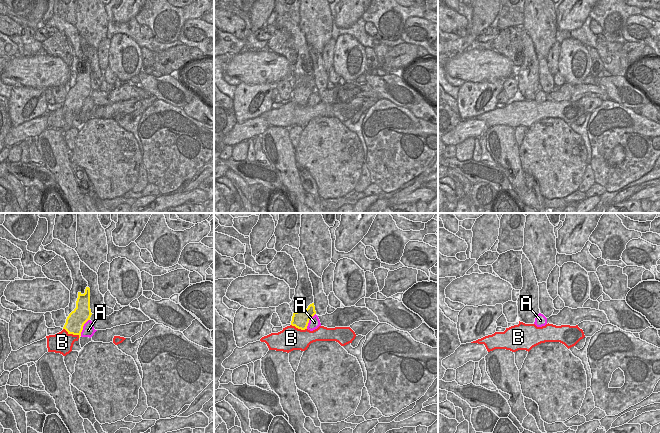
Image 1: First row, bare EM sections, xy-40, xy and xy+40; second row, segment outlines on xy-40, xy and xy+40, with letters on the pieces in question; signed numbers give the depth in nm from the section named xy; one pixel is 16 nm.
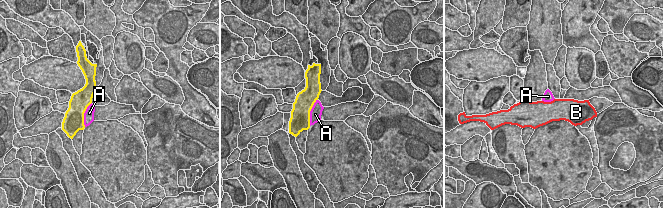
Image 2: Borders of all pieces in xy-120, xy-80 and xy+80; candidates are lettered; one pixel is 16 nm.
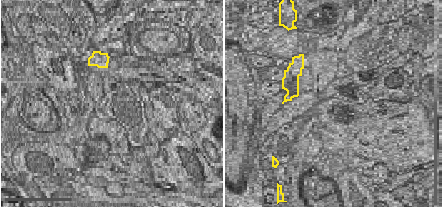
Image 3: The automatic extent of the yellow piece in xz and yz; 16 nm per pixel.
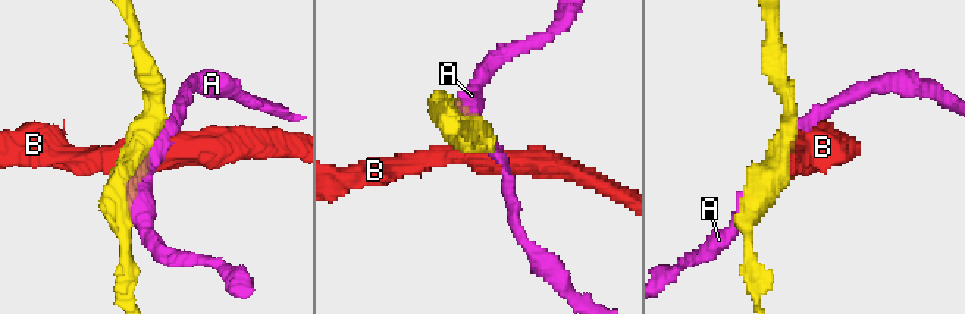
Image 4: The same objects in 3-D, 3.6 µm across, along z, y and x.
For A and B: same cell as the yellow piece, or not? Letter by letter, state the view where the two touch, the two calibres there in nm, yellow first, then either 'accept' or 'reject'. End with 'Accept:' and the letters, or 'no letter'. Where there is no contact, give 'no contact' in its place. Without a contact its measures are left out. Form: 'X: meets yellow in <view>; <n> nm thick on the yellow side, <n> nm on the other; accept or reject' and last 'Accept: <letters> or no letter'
A: meets yellow in xy-40; 300 nm thick on the yellow side, 190 nm on the other; reject
B: meets yellow in xy-40; 300 nm thick on the yellow side, 340 nm on the other; reject
Accept: no letter

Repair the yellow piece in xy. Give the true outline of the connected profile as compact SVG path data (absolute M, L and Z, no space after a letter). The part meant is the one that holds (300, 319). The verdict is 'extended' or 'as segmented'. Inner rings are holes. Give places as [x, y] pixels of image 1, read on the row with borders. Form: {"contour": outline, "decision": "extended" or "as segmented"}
{"contour": "M314 303L310 304L305 311L293 313L291 325L298 329L307 329L309 320L316 314Z", "decision": "as segmented"}

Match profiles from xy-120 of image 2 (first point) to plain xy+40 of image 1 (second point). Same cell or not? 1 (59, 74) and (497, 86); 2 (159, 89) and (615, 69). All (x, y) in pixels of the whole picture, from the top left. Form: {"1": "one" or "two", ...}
{"1": "two", "2": "two"}

